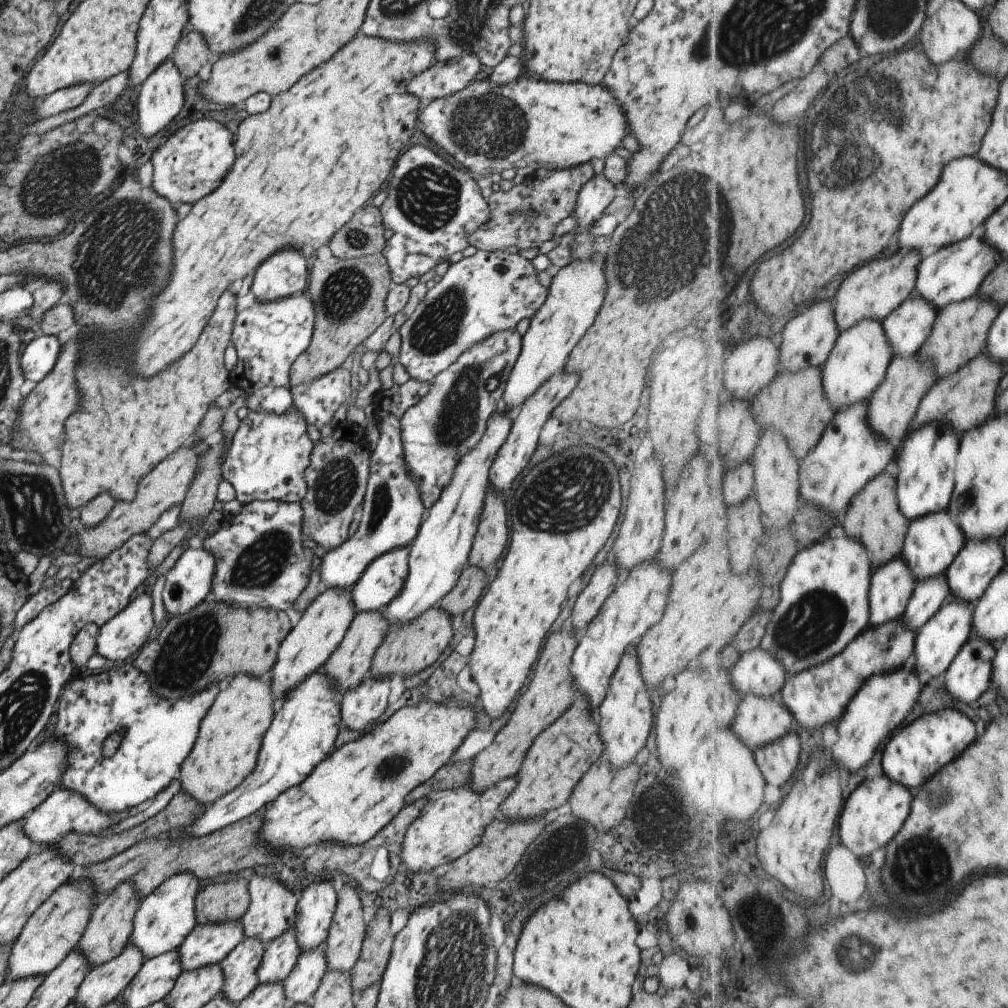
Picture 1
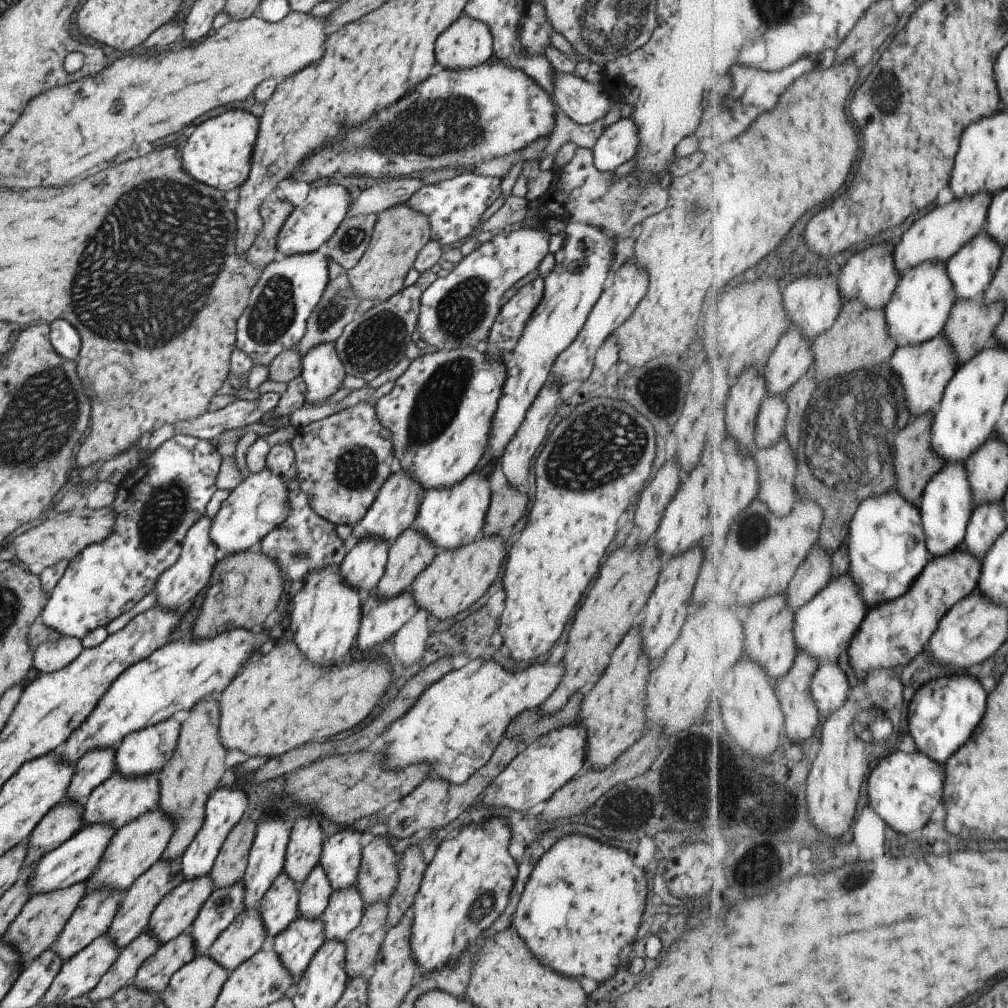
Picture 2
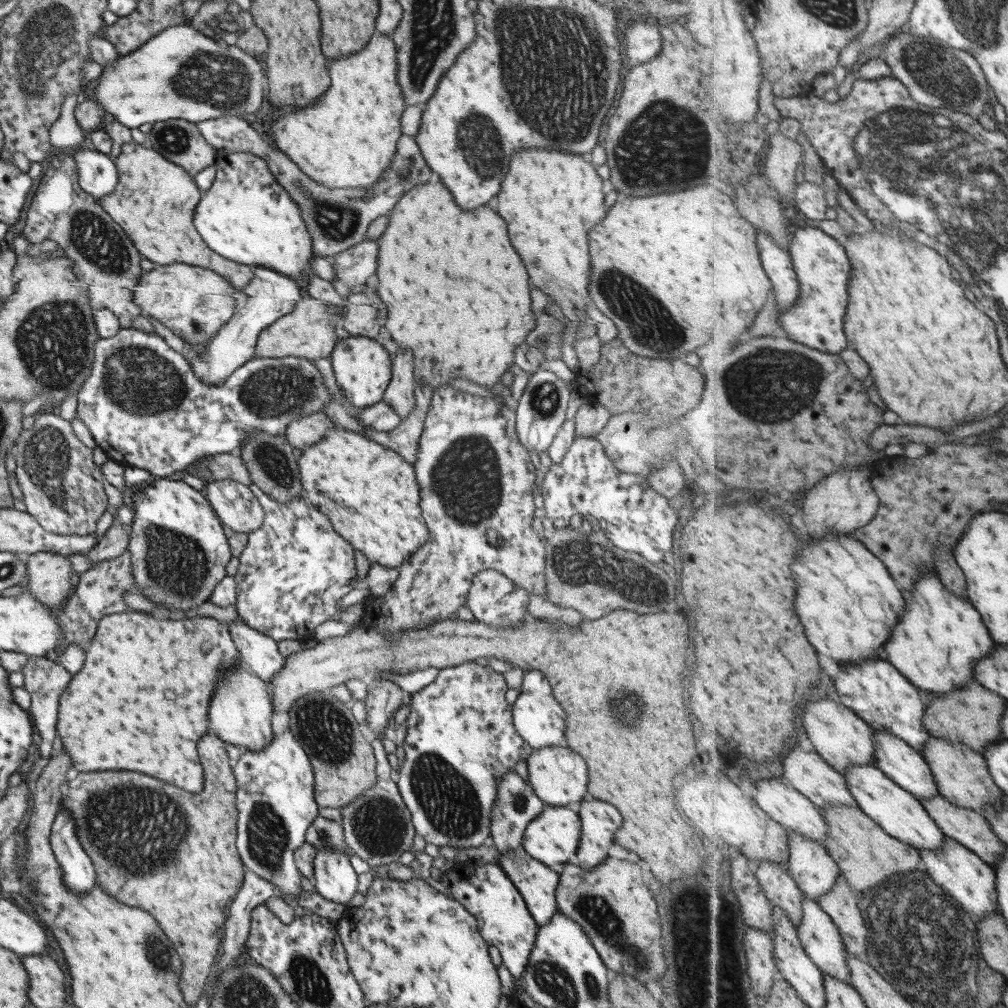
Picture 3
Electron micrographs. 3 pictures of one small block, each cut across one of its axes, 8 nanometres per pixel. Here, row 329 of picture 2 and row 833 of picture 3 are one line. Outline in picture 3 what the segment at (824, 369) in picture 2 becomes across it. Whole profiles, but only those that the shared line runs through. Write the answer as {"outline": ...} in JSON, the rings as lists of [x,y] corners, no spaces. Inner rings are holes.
{"outline":[[[845,804],[821,807],[827,824],[829,836],[824,841],[832,857],[840,865],[842,876],[859,892],[871,892],[891,880],[897,873],[926,870],[924,857],[919,849],[891,836],[876,820],[872,820],[861,808],[851,808]]]}

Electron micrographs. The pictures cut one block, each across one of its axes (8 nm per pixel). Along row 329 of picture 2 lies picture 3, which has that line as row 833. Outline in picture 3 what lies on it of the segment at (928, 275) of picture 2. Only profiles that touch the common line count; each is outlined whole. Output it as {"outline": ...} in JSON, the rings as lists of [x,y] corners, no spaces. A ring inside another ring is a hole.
{"outline":[[[857,764],[856,767],[849,768],[847,773],[845,776],[849,789],[861,810],[865,811],[872,820],[876,820],[891,836],[919,850],[931,850],[931,852],[943,850],[948,836],[929,815],[922,801],[912,792],[901,788],[900,784],[875,765]]]}

